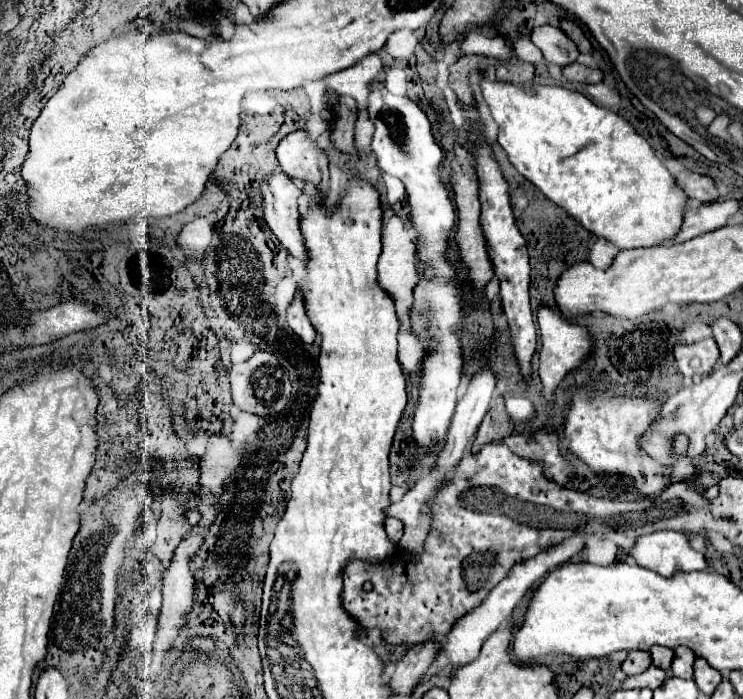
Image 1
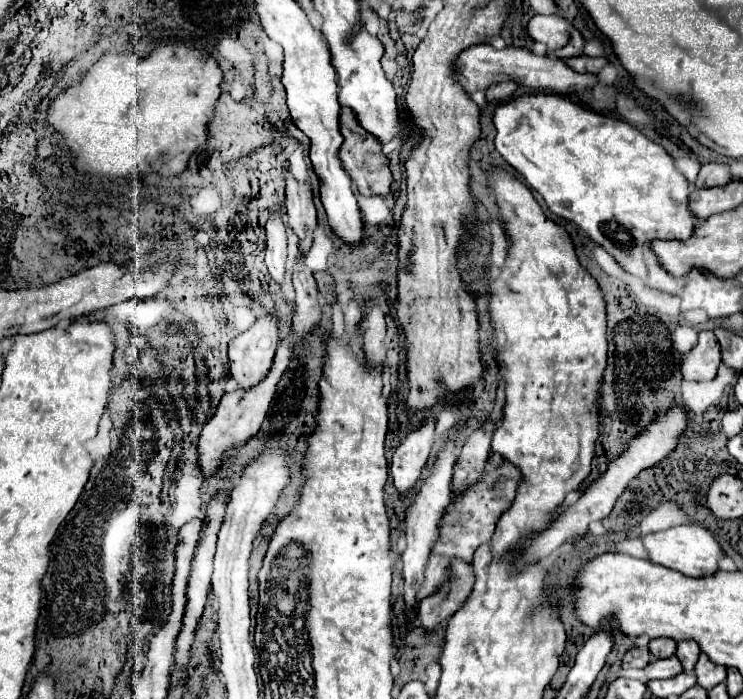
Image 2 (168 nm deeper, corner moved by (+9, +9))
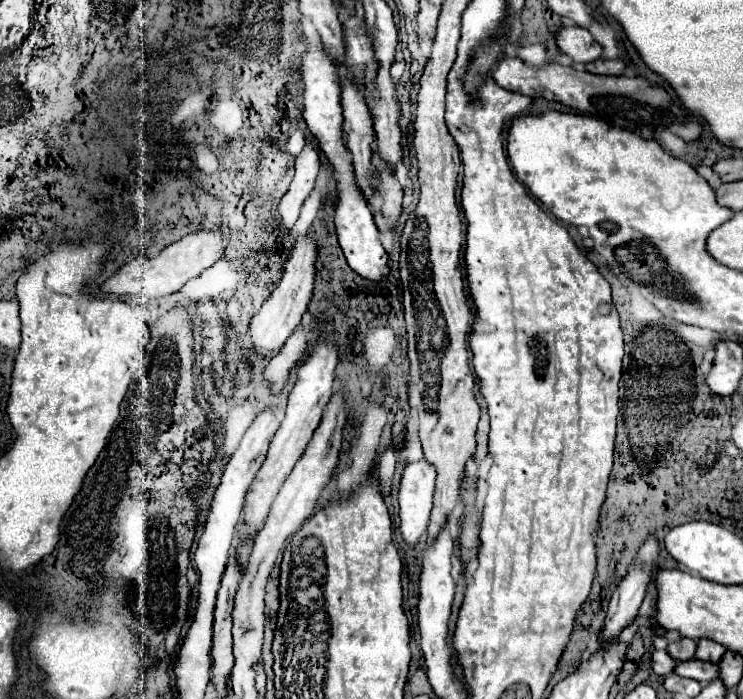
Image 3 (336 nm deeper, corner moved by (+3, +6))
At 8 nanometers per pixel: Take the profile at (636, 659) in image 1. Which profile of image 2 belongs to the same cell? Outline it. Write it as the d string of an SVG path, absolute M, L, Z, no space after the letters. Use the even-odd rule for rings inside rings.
M635 647L625 653L623 657L623 669L643 669L651 661L651 653L647 647Z

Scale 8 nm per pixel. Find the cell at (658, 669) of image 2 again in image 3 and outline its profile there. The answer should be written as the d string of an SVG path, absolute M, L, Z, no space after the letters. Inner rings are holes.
M693 658L689 662L679 662L675 668L675 674L685 676L685 678L695 678L699 682L711 682L719 676L719 666L713 662Z

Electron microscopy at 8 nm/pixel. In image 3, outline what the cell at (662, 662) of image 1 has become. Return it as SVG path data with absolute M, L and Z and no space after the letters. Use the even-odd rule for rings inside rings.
M681 638L677 642L671 642L667 652L677 660L677 662L685 662L685 660L691 660L695 656L695 648L697 648L697 642L693 638Z

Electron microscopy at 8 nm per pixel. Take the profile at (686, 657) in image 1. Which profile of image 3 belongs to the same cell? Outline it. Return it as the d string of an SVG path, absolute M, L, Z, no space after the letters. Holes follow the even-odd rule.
M699 640L697 644L697 652L695 652L695 658L699 660L713 660L713 662L719 662L723 658L723 654L727 652L727 648L723 644L717 644L715 640Z

